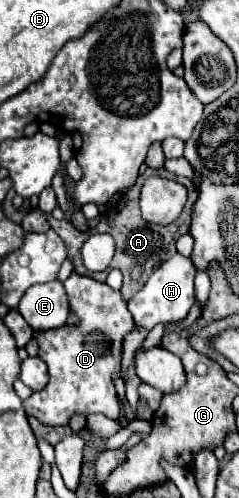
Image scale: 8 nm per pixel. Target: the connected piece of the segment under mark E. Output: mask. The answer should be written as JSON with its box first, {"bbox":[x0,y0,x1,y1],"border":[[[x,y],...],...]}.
{"bbox":[17,281,69,331],"border":[[[61,281],[29,287],[17,309],[35,331],[57,329],[69,317],[69,301]]]}

